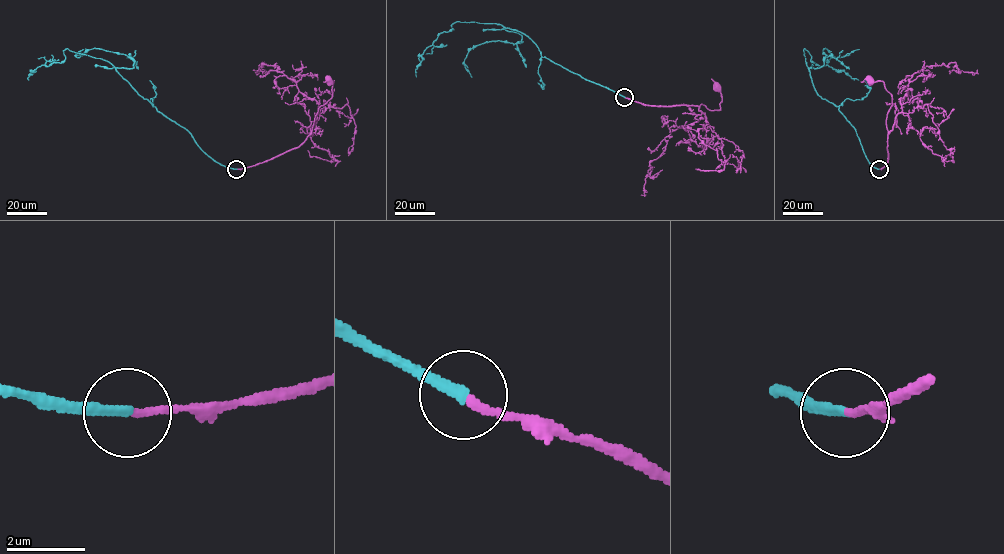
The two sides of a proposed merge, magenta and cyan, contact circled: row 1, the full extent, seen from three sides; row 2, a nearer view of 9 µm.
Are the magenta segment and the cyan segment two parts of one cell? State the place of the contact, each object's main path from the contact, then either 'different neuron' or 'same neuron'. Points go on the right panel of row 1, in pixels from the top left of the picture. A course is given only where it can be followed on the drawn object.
(879, 169) | magenta via (879, 169), (888, 161), (886, 119), (892, 105), (892, 97), (882, 81), (869, 81) | cyan via (879, 169), (868, 161), (855, 130), (839, 107), (817, 93), (804, 48), (811, 61), (858, 80) | same neuron

